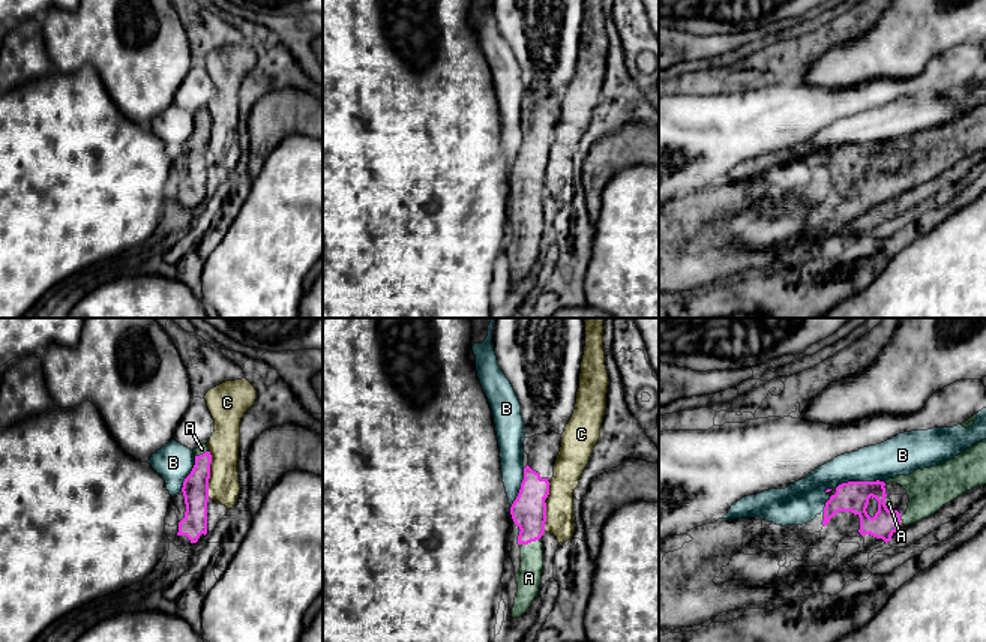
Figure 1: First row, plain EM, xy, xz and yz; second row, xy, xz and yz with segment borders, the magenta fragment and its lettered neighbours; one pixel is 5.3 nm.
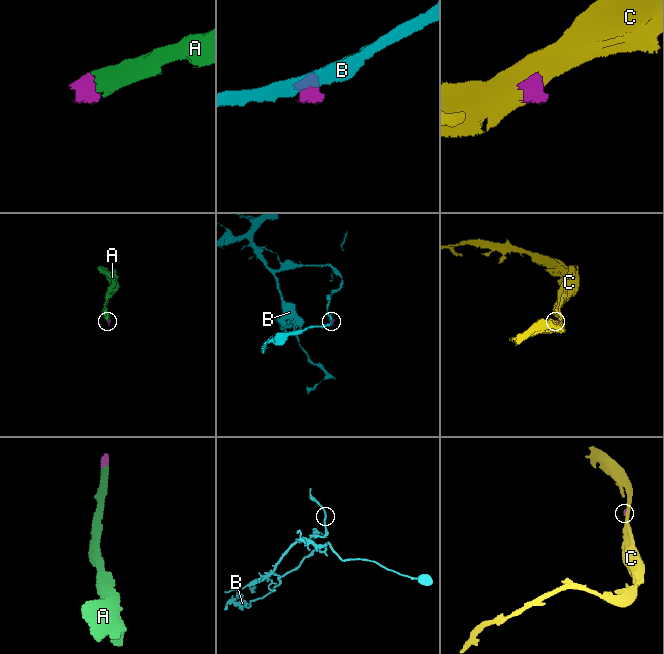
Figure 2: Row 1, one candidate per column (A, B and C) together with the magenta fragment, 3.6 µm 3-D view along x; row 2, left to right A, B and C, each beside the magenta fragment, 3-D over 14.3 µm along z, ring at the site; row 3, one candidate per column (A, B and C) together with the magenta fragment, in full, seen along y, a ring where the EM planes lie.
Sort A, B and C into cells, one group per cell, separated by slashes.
A / B / C

